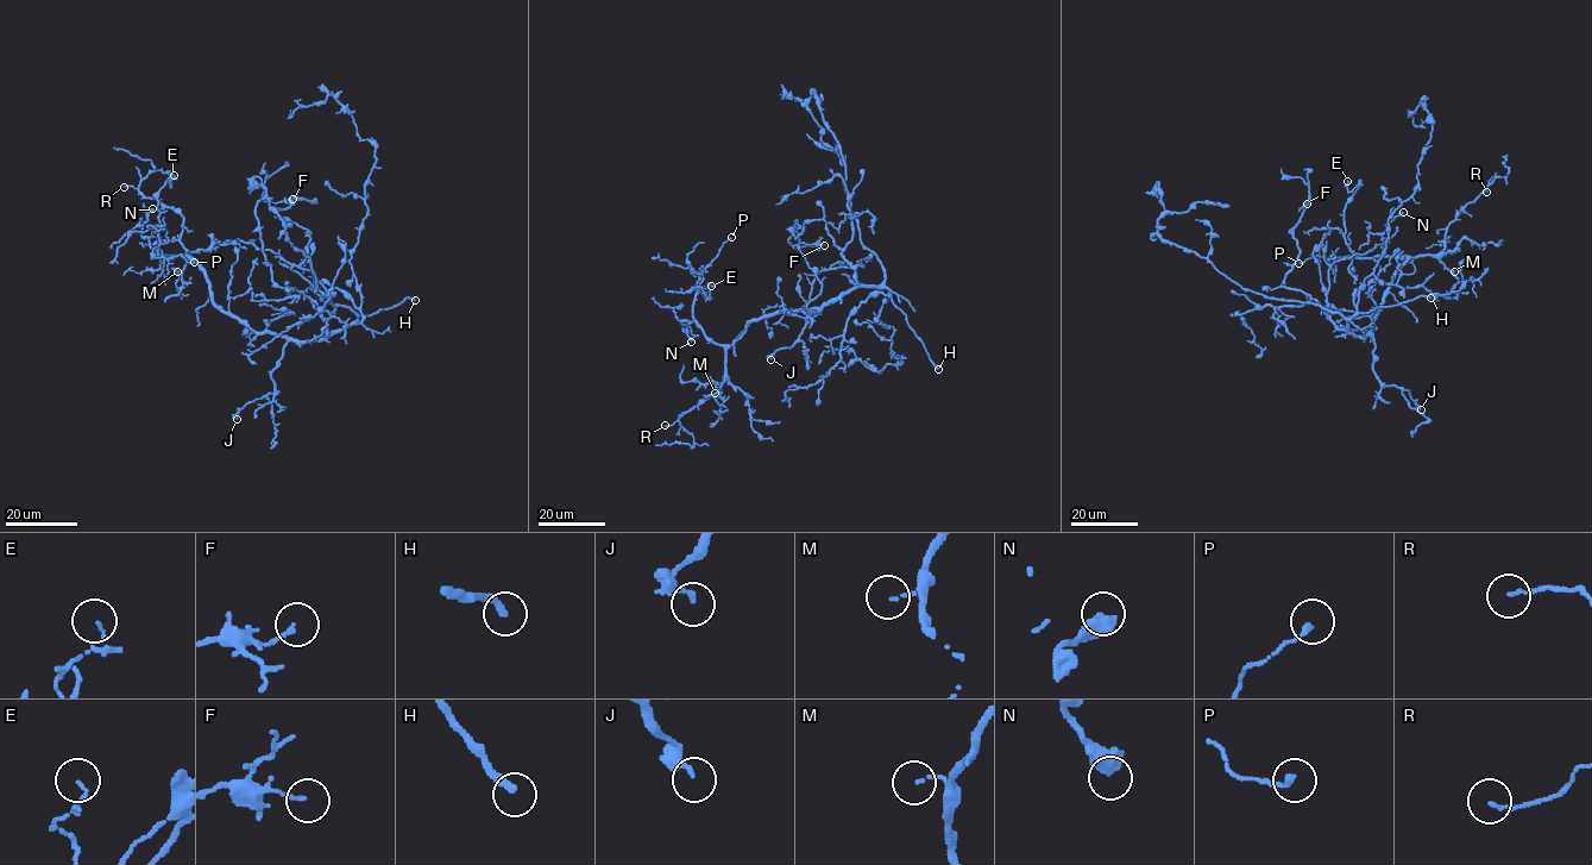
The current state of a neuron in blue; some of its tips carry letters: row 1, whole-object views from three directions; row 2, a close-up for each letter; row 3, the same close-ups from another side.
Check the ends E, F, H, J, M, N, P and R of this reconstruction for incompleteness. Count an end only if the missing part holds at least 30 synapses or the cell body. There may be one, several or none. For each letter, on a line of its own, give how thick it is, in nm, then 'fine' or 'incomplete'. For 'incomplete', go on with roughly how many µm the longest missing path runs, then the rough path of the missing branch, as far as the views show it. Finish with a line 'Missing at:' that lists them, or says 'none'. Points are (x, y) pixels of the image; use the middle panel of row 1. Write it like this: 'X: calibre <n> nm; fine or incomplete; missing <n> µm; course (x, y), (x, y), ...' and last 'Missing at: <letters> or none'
E: calibre 80 nm; fine
F: calibre 120 nm; fine
H: calibre 260 nm; incomplete; missing 35 µm
J: calibre 150 nm; fine
M: calibre 90 nm; fine
N: calibre 550 nm; fine
P: calibre 190 nm; fine
R: calibre 100 nm; fine
Missing at: H

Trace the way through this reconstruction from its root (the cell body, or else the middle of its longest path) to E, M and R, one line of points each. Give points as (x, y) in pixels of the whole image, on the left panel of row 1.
E: (314, 339), (250, 331), (215, 305), (195, 262), (153, 257), (156, 193), (174, 175)
M: (314, 339), (293, 342), (252, 331), (215, 305), (206, 273), (189, 255), (182, 271), (177, 271)
R: (314, 339), (252, 331), (225, 313), (214, 302), (206, 273), (182, 245), (183, 218), (138, 188), (124, 187)

